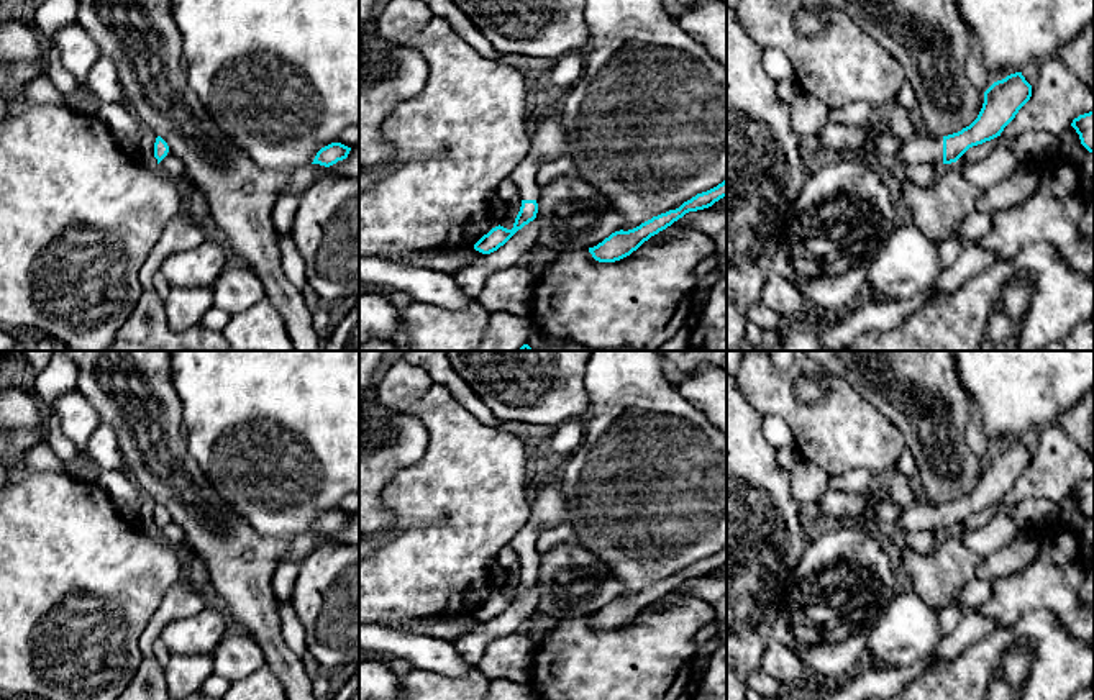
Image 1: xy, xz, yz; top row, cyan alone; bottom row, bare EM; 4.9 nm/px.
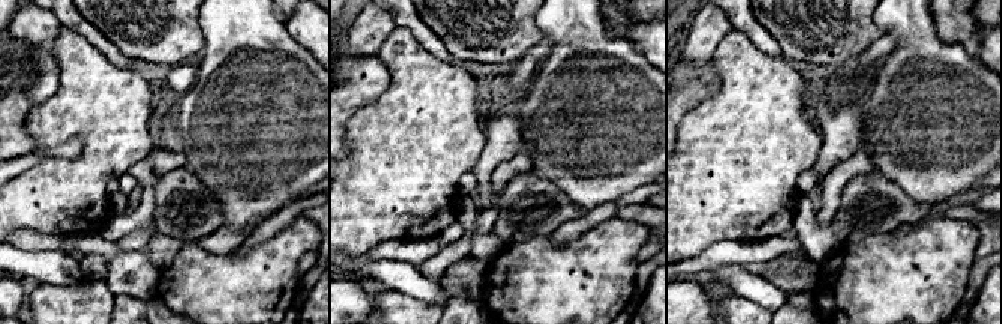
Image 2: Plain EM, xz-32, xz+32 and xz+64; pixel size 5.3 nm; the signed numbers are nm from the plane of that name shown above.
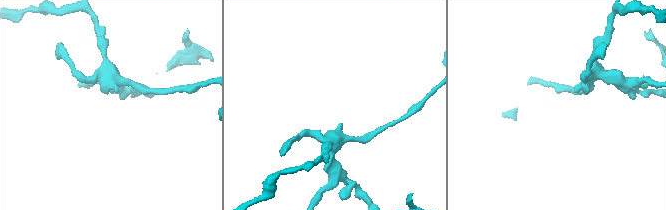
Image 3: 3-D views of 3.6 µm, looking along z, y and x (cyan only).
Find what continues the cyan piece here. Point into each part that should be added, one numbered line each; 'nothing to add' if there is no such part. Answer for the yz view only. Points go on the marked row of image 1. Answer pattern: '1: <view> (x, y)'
1: yz (922, 146)

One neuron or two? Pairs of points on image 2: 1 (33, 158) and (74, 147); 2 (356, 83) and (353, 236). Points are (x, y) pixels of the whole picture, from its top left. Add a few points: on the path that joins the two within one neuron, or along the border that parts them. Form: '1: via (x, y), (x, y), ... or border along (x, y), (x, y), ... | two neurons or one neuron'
1: via (44, 153), (63, 150) | one neuron
2: border along (386, 92), (365, 104), (348, 120), (347, 146) | two neurons

